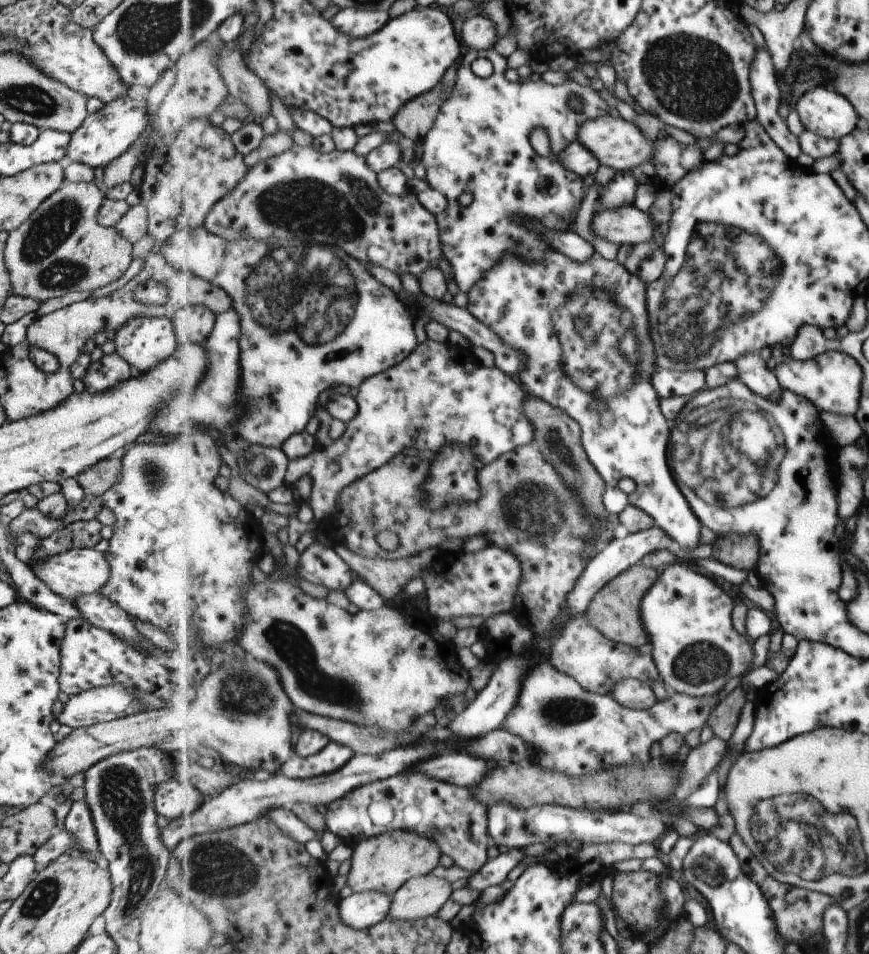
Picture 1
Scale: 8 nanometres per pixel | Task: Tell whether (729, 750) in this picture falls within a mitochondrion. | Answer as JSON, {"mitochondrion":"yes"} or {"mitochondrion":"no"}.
{"mitochondrion":"no"}

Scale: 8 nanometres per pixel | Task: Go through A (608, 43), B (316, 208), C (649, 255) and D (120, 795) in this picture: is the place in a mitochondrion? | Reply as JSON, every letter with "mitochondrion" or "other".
{"A":"other","B":"mitochondrion","C":"mitochondrion","D":"mitochondrion"}

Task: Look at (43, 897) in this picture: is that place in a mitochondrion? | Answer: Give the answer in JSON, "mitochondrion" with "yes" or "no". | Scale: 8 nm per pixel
{"mitochondrion":"yes"}

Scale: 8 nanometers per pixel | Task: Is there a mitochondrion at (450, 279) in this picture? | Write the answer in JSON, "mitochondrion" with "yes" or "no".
{"mitochondrion":"no"}

